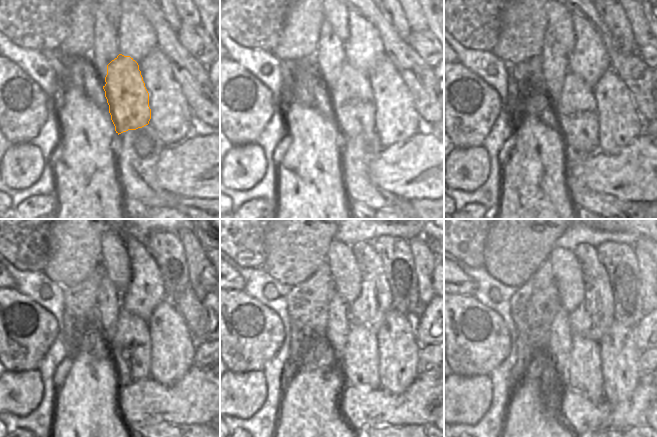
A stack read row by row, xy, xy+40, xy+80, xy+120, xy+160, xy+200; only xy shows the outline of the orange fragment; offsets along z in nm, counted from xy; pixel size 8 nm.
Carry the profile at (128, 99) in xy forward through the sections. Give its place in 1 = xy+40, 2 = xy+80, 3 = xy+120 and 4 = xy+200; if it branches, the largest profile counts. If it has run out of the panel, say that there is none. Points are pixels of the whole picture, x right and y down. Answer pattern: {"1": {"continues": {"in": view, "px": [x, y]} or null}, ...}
{"1": {"continues": {"in": "xy+40", "px": [353, 110]}}, "2": {"continues": {"in": "xy+80", "px": [578, 124]}}, "3": {"continues": {"in": "xy+120", "px": [132, 357]}}, "4": {"continues": {"in": "xy+200", "px": [584, 374]}}}

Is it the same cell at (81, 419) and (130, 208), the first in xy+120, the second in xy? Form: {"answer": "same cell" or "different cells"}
{"answer": "different cells"}

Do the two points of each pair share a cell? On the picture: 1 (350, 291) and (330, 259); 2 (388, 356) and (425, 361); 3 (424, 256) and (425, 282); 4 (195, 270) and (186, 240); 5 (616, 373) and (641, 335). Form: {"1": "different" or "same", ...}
{"1": "same", "2": "different", "3": "same", "4": "same", "5": "different"}

